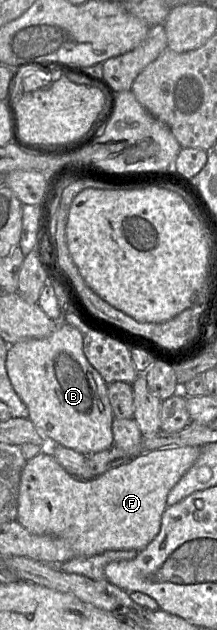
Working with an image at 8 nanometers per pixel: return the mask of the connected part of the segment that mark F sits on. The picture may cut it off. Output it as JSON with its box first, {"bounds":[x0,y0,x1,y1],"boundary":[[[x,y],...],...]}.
{"bounds":[16,446,200,557],"boundary":[[[197,446],[156,449],[142,453],[90,480],[82,480],[69,474],[49,450],[43,450],[27,460],[21,472],[16,519],[31,533],[63,539],[75,557],[93,556],[107,550],[140,551],[158,534],[170,490],[194,464],[199,454],[200,447]]]}

